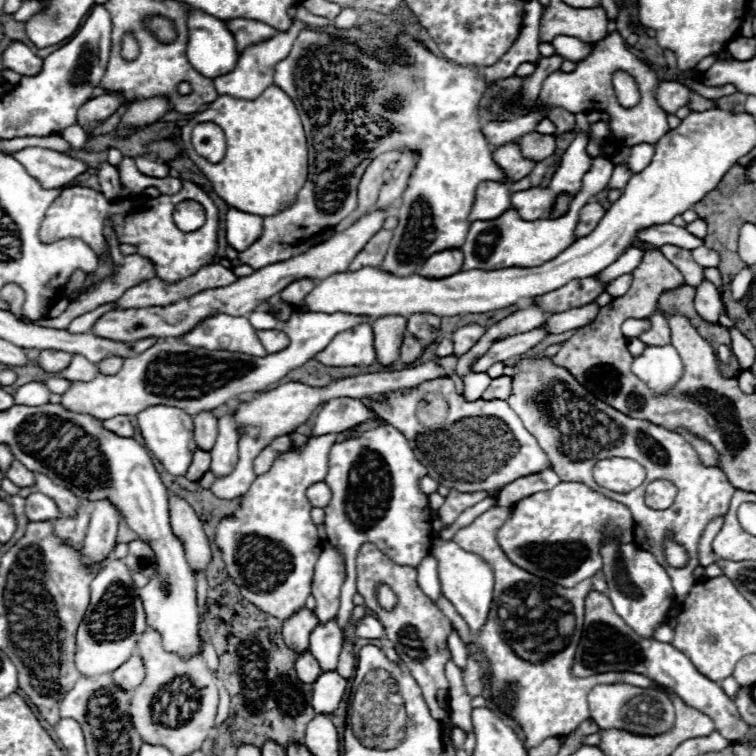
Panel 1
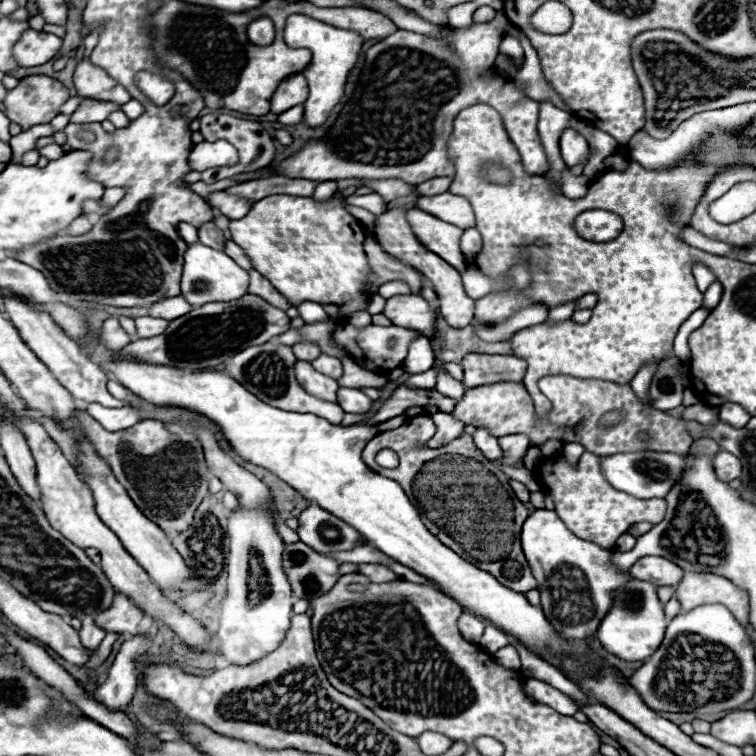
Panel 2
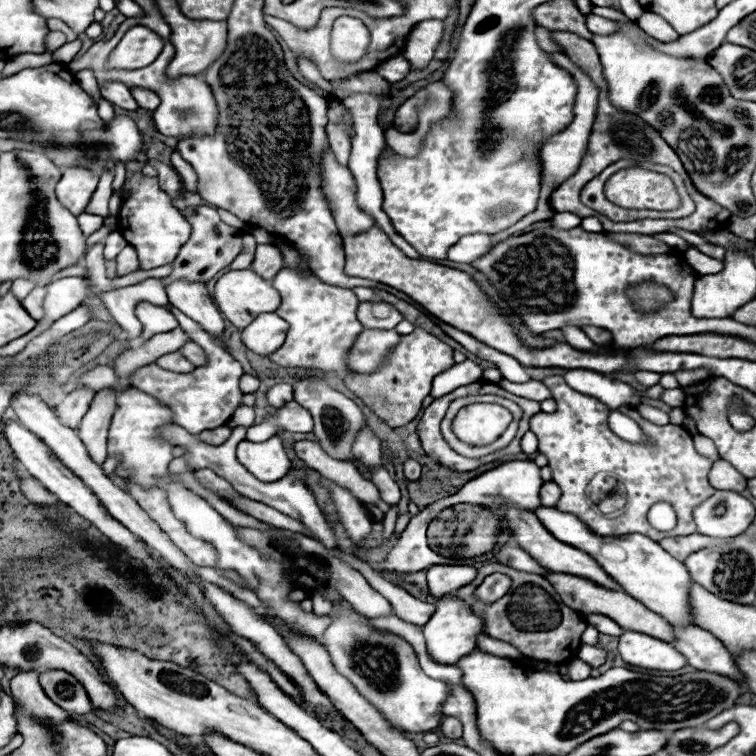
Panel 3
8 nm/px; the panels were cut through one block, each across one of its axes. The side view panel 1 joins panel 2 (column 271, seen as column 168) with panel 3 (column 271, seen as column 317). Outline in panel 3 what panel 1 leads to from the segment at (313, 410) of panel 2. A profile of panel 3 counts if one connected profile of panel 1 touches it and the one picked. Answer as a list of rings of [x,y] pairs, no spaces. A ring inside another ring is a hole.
[[[274,312],[260,314],[250,326],[242,330],[242,342],[260,356],[270,356],[286,338],[288,324]]]

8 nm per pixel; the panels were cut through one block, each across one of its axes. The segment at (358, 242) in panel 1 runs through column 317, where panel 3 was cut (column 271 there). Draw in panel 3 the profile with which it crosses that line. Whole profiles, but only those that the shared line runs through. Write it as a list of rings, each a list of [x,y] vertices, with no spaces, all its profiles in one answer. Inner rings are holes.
[[[258,244],[252,270],[264,280],[272,280],[282,268],[284,268],[284,260],[282,260],[280,250],[272,244]]]

